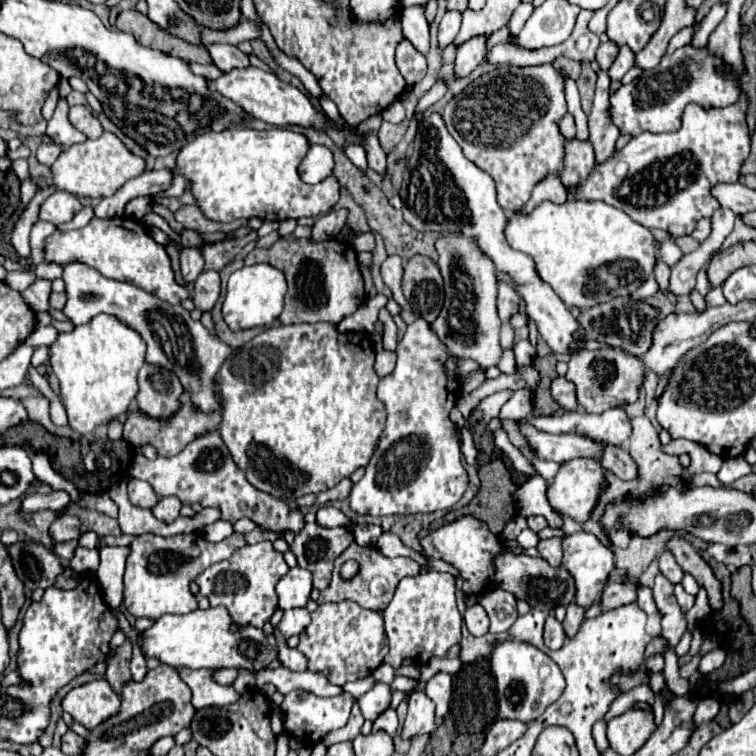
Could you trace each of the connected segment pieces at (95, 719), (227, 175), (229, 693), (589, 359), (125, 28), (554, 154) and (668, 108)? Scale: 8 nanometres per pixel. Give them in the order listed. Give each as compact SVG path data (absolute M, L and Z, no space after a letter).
M93 680L73 688L63 700L63 710L69 712L73 720L83 724L87 730L93 730L107 718L115 716L119 708L121 698L107 680Z
M233 126L223 132L205 132L197 136L181 148L177 166L179 174L191 180L191 192L197 206L211 220L287 220L319 216L337 204L339 182L335 176L329 176L319 184L305 184L297 168L307 156L307 150L309 140L287 128L251 130L245 126Z
M179 668L179 674L193 692L191 704L195 708L227 706L227 704L233 704L235 700L239 700L239 694L233 690L233 686L219 686L217 682L213 682L211 670Z
M621 348L605 350L583 350L569 360L569 370L565 374L577 386L577 402L593 414L601 414L613 406L623 406L637 400L637 388L643 382L643 362L635 356L623 352Z
M125 10L117 16L115 26L121 32L129 32L135 36L135 40L151 50L161 50L169 56L177 56L181 60L187 62L199 62L199 64L209 64L211 58L207 56L207 52L199 46L187 44L175 36L171 36L169 32L163 32L157 24L151 24L151 20L147 20L147 16L135 12L135 10Z
M551 64L531 66L531 68L499 66L497 70L479 76L461 94L453 96L445 106L443 120L449 134L461 146L463 156L493 178L499 206L505 212L517 212L527 204L533 188L541 180L545 180L549 174L559 178L563 170L565 138L559 132L559 122L565 112L567 112L565 80Z
M683 46L675 50L671 56L663 56L663 60L643 72L641 80L633 80L631 84L621 84L617 92L609 98L609 116L611 122L621 130L621 134L637 136L641 132L671 132L679 128L683 108L691 102L701 104L705 108L723 108L733 104L739 98L739 88L733 76L717 76L715 66L723 64L721 58L713 56L707 48L691 48Z

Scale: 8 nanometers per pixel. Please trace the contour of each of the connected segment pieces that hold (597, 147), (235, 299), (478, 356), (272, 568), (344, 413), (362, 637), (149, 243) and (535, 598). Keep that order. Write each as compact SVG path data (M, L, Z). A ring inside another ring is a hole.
M599 72L593 110L589 114L589 132L591 132L593 150L595 150L595 164L603 164L615 152L615 140L619 138L619 130L613 124L607 124L609 82L611 80L607 72Z
M253 264L243 266L233 272L227 284L227 294L223 300L223 320L231 330L245 330L255 326L269 326L275 318L279 318L283 310L283 298L287 292L287 282L281 270L271 264Z
M443 236L441 240L437 240L437 252L441 256L441 262L437 262L437 264L439 264L441 276L445 280L445 302L443 302L443 308L441 308L437 320L429 326L439 336L439 340L443 342L447 352L451 352L453 356L459 356L459 358L471 358L471 360L479 362L481 368L489 368L493 362L499 362L499 358L503 354L503 350L499 346L501 320L497 316L495 264L487 256L483 256L483 252L475 244L475 240L467 240L463 236Z
M259 542L253 546L243 546L235 550L229 560L221 560L203 570L199 574L199 588L201 594L209 598L211 606L225 606L237 624L263 628L277 608L275 584L287 574L287 570L289 566L285 564L283 554L275 552L271 542Z
M291 324L291 326L279 326L279 328L269 328L245 346L237 348L231 356L223 362L221 366L221 396L223 396L223 428L219 428L219 434L233 454L235 464L245 472L247 480L267 492L273 494L275 498L285 498L285 500L295 500L305 494L317 494L323 490L333 488L339 484L343 478L351 476L359 466L365 466L369 458L373 456L373 450L377 446L377 440L385 428L385 408L383 402L377 400L375 388L379 384L379 376L373 370L373 344L369 334L359 332L359 334L341 334L333 324Z
M343 600L337 604L319 604L311 614L311 624L299 636L299 650L309 660L309 670L323 672L331 684L343 686L357 678L369 676L389 650L387 636L383 630L383 616L373 610L361 608L353 600Z
M129 216L109 220L91 218L91 222L79 230L55 232L53 236L47 238L45 260L57 262L61 266L67 264L67 260L83 260L91 268L99 270L103 276L131 282L169 304L181 304L185 298L193 296L193 282L183 286L175 282L171 260L165 248L155 242L155 238L151 236L151 232L145 228L143 222L133 220Z
M503 552L495 558L495 580L499 588L511 592L515 598L525 600L531 608L539 608L543 612L555 610L559 604L567 606L575 598L575 580L573 576L563 568L551 568L543 558L529 558L529 556L515 556L509 552Z

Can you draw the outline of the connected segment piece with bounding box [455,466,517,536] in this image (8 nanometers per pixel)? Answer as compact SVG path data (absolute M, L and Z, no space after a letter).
M483 466L481 468L481 490L471 504L455 511L455 517L471 514L491 528L495 536L501 536L503 528L517 516L517 502L513 498L515 484L505 466Z

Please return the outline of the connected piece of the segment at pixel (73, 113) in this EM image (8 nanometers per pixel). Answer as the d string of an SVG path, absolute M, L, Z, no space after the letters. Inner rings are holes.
M73 106L69 110L69 120L87 138L99 138L103 134L103 126L99 124L99 120L85 106Z

